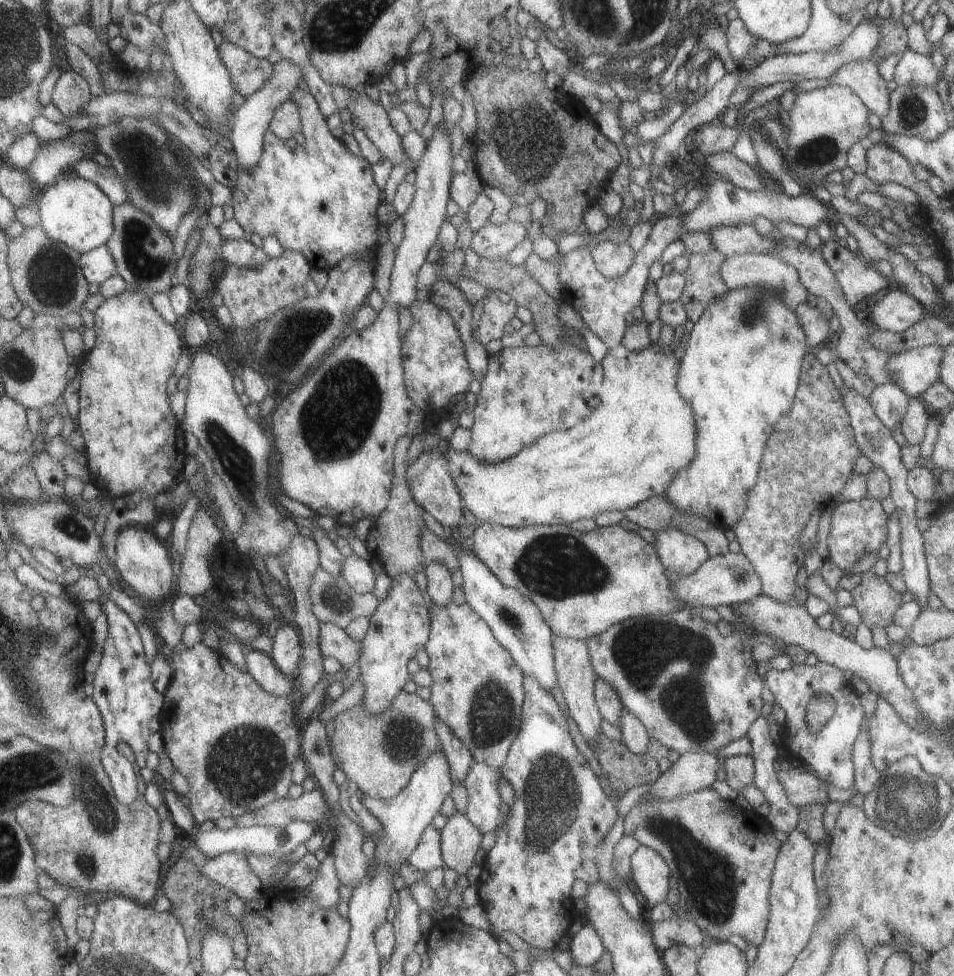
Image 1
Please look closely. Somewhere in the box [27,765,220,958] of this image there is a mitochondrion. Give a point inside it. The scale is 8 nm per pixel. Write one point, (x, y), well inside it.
(85, 863)

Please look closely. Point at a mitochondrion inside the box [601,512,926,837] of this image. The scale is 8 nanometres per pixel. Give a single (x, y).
(666, 661)

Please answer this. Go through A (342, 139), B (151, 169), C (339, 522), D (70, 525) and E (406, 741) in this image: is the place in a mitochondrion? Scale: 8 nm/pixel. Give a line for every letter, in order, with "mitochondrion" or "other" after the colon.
A: other
B: mitochondrion
C: other
D: mitochondrion
E: mitochondrion

